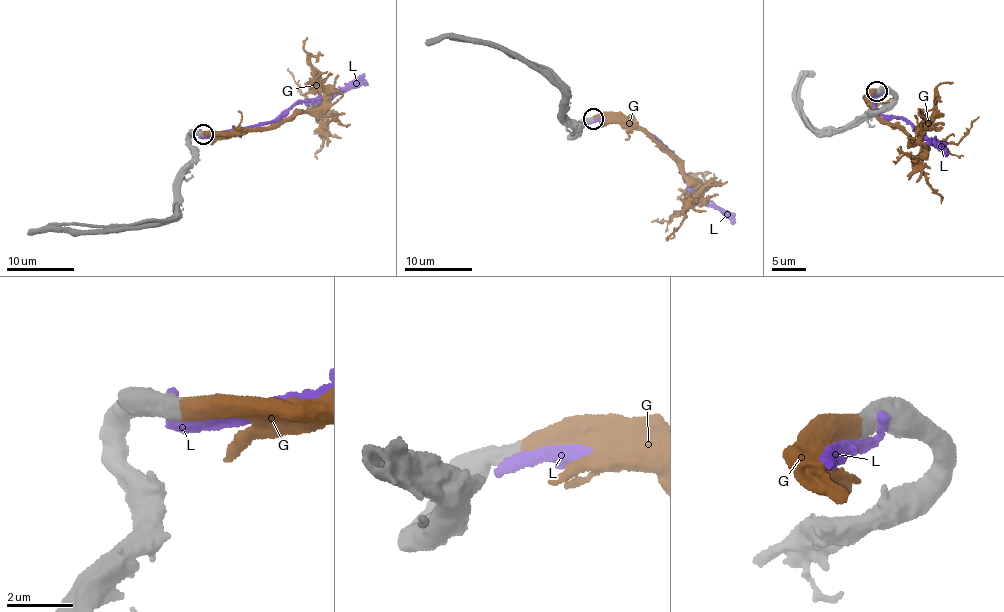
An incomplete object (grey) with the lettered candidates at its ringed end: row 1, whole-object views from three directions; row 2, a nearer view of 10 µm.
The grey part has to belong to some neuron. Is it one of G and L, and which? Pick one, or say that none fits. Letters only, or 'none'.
G

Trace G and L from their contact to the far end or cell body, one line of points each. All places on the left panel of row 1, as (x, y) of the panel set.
G: (203, 134), (237, 136), (283, 122), (297, 111), (323, 106), (319, 137), (323, 147), (316, 153), (317, 159)
L: (200, 135), (214, 137), (270, 122), (299, 101), (327, 98), (368, 84)

